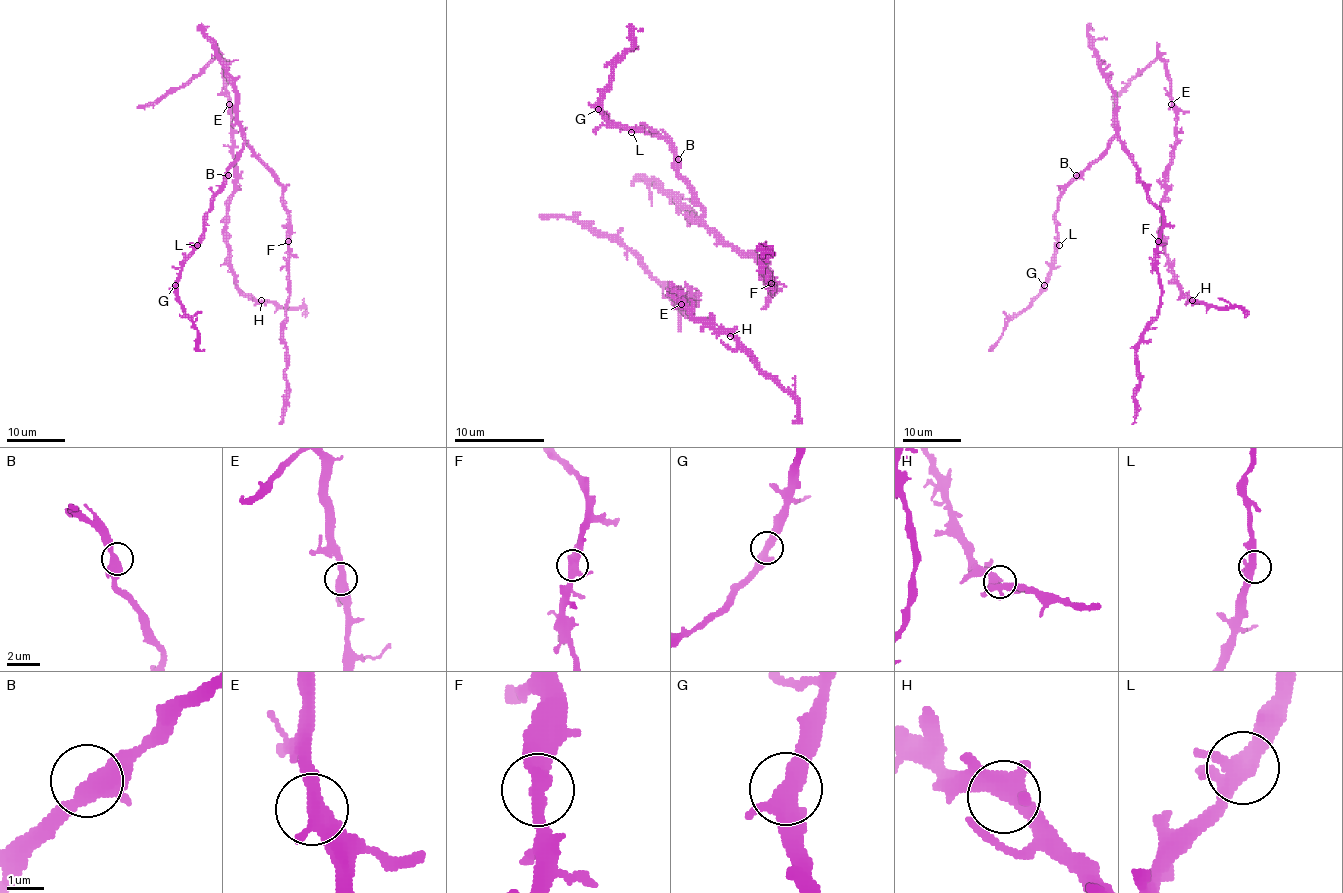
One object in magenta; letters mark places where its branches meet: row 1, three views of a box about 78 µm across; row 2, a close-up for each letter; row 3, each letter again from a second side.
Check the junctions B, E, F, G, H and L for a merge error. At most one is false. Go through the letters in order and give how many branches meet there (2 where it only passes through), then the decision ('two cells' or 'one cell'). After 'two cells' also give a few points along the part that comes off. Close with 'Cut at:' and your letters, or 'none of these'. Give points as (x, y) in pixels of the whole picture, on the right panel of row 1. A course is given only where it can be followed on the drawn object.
B: 3 | one cell
E: 3 | one cell
F: 3 | one cell
G: 3 | one cell
H: 3 | one cell
L: 3 | one cell
Cut at: none of these

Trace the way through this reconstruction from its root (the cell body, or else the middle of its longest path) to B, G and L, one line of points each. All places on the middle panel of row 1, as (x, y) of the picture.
B: (772, 286), (750, 255), (705, 224), (678, 159)
G: (772, 286), (750, 255), (705, 224), (694, 188), (678, 172), (676, 152), (656, 132), (613, 125), (598, 109)
L: (772, 286), (750, 255), (705, 224), (694, 188), (678, 172), (676, 152), (647, 127), (631, 132)

